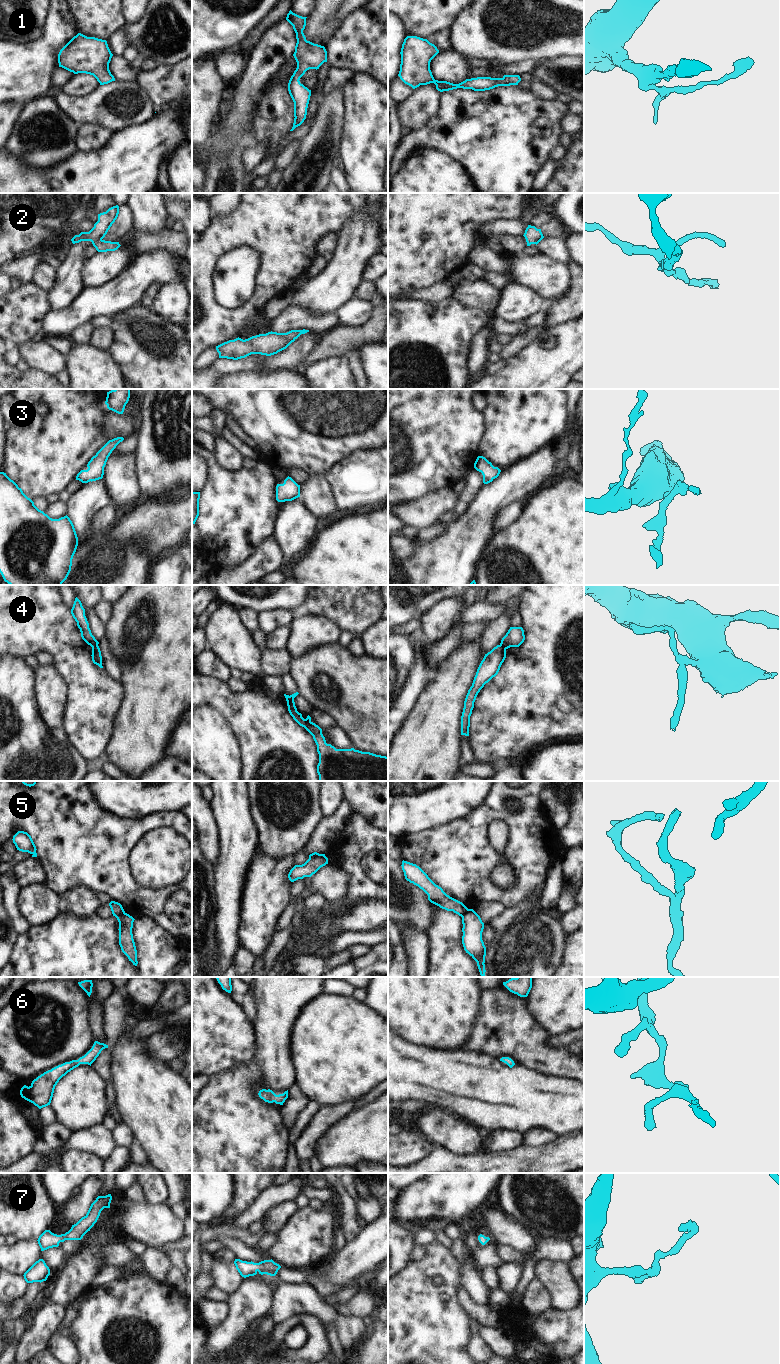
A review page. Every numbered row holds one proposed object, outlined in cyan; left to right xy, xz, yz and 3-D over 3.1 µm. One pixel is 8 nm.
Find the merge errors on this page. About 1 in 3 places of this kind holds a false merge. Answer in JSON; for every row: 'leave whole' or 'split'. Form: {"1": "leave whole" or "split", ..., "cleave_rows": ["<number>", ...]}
{"1": "leave whole", "2": "leave whole", "3": "leave whole", "4": "split", "5": "split", "6": "leave whole", "7": "leave whole", "cleave_rows": ["4", "5"]}

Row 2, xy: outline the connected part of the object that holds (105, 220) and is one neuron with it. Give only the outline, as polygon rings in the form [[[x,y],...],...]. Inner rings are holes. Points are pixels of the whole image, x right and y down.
[[[113,206],[106,212],[98,214],[98,221],[89,232],[81,232],[75,235],[71,241],[73,244],[81,241],[91,241],[98,252],[115,251],[121,245],[119,242],[105,241],[103,238],[115,222],[119,214],[119,206]]]

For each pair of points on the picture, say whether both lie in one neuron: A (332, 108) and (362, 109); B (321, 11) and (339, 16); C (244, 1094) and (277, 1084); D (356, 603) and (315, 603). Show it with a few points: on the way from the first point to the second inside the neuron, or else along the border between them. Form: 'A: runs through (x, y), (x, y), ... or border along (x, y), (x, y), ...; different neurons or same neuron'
A: border along (342, 85), (344, 106), (343, 131); different neurons
B: border along (336, 10), (332, 17), (339, 24); different neurons
C: border along (258, 1065), (263, 1071), (264, 1080), (269, 1088); different neurons
D: runs through (346, 603), (325, 603); same neuron

